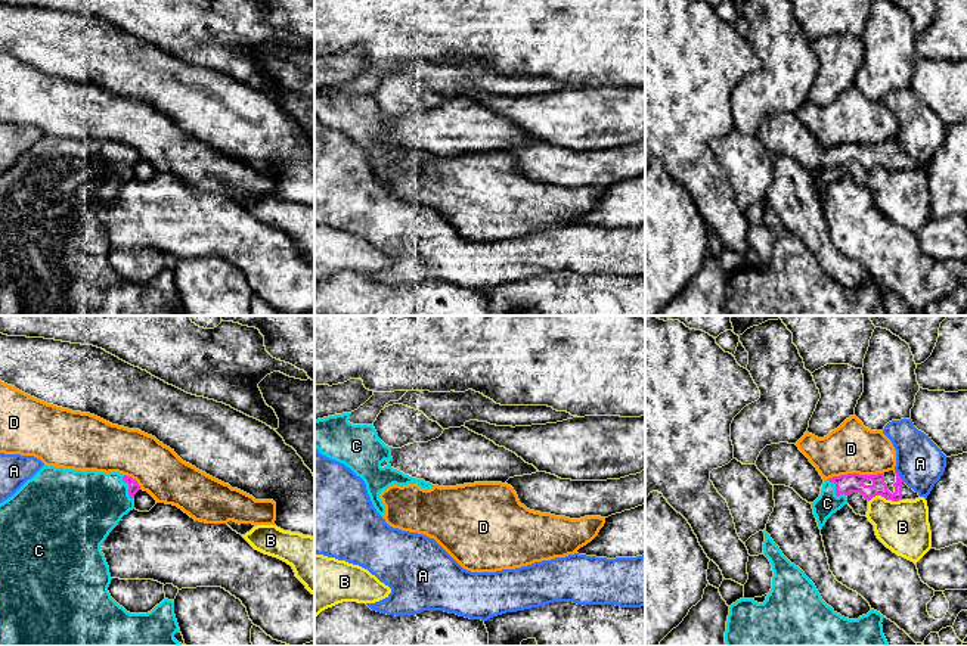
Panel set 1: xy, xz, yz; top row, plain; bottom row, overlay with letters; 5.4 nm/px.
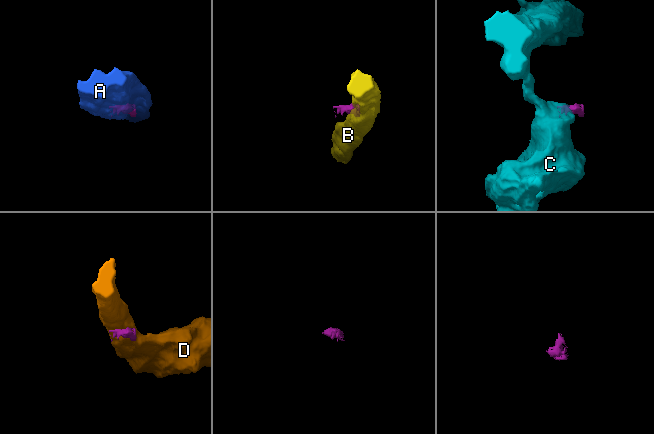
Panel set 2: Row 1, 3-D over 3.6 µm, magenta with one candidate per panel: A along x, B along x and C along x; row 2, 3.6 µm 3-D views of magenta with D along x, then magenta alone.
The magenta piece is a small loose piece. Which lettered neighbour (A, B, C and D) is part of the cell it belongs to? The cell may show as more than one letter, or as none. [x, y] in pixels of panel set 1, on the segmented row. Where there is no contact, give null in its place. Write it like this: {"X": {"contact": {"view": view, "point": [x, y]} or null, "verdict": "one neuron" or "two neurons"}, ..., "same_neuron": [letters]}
{"A": {"contact": {"view": "yz", "point": [898, 475]}, "verdict": "two neurons"}, "B": {"contact": {"view": "yz", "point": [885, 497]}, "verdict": "two neurons"}, "C": {"contact": {"view": "yz", "point": [836, 490]}, "verdict": "one neuron"}, "D": {"contact": {"view": "yz", "point": [854, 474]}, "verdict": "two neurons"}, "same_neuron": ["C"]}

